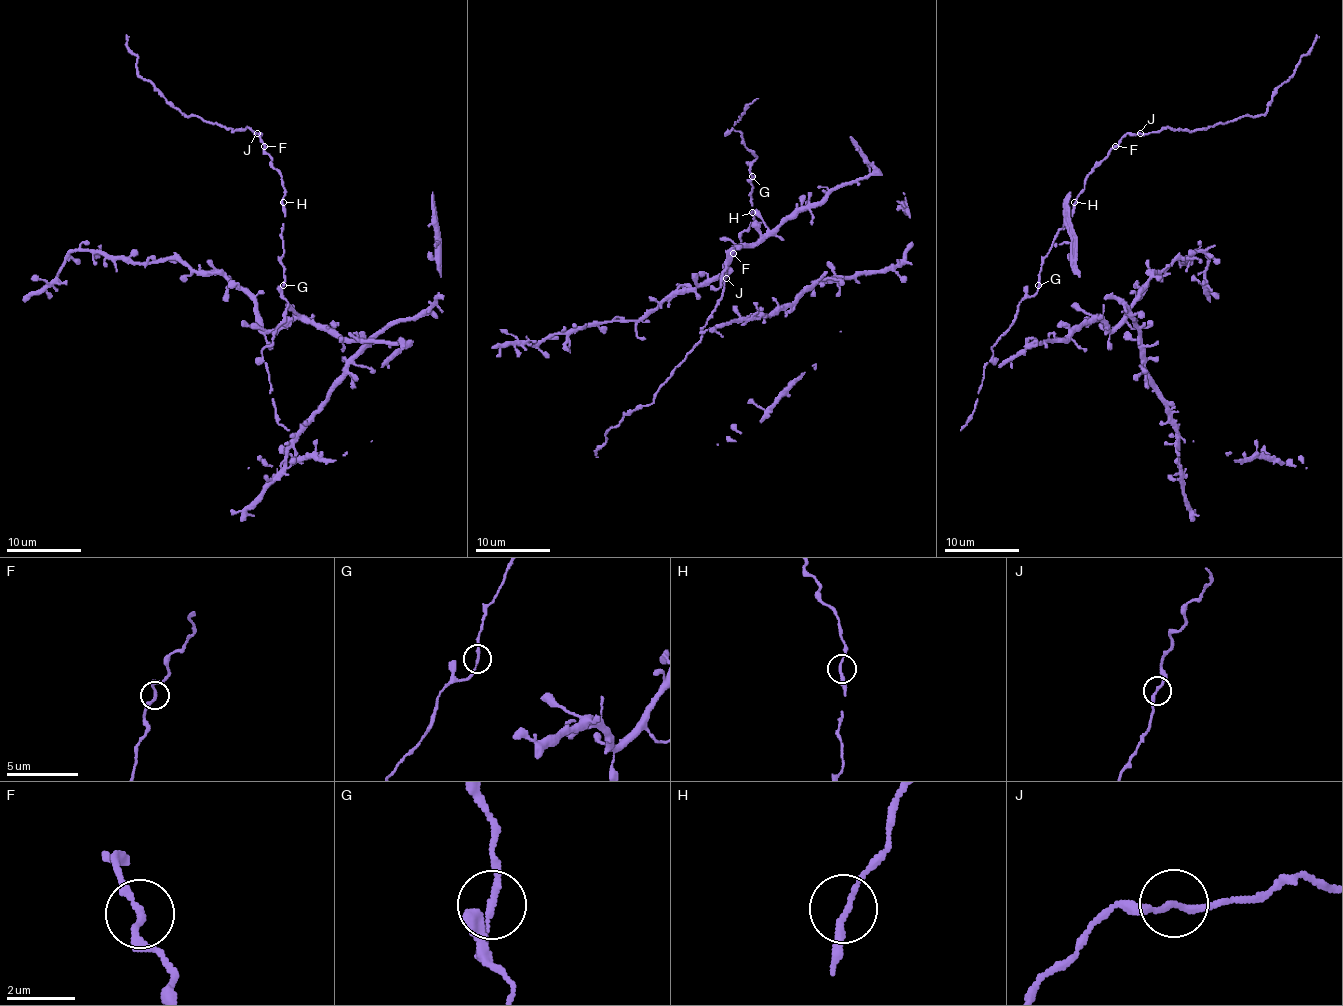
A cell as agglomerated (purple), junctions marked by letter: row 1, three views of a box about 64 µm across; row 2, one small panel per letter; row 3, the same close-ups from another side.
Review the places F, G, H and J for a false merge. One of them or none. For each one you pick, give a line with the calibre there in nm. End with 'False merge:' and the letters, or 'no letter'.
False merge: no letter

